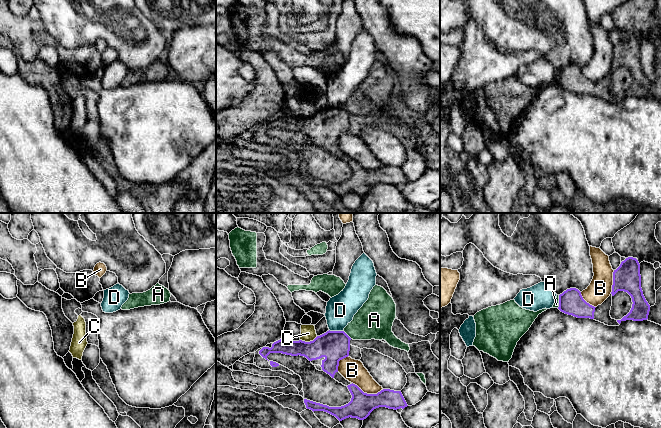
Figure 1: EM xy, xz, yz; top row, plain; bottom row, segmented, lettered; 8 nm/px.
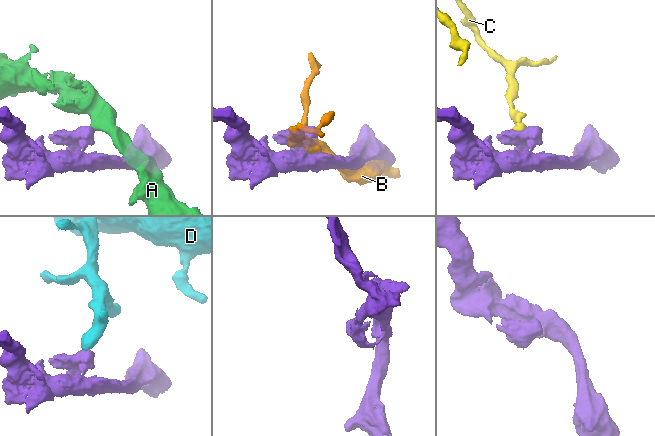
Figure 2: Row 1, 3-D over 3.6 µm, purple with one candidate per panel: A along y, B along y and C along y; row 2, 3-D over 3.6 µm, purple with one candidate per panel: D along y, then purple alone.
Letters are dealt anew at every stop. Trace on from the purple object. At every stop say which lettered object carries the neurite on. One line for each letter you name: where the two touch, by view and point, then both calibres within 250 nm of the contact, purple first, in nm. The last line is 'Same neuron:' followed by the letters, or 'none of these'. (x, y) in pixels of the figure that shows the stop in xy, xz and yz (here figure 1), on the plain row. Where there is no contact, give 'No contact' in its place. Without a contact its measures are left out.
Same neuron: none of these

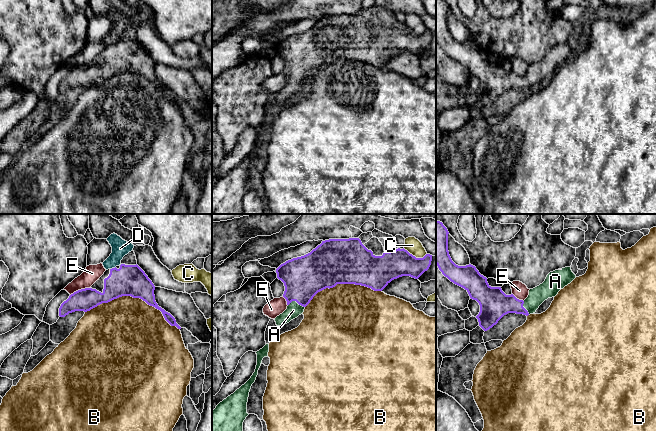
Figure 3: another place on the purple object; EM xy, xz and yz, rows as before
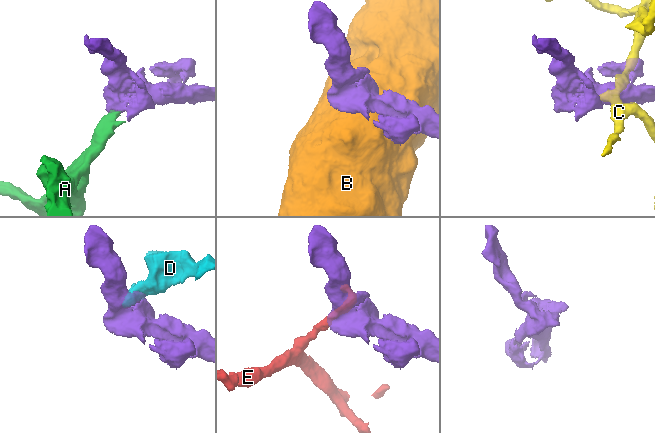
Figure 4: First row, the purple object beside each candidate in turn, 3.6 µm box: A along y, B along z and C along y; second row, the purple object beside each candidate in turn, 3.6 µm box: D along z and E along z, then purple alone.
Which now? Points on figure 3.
A: Touches purple at xz (296, 77). Thickness 340 nm (purple) against 120 nm
Same neuron: A

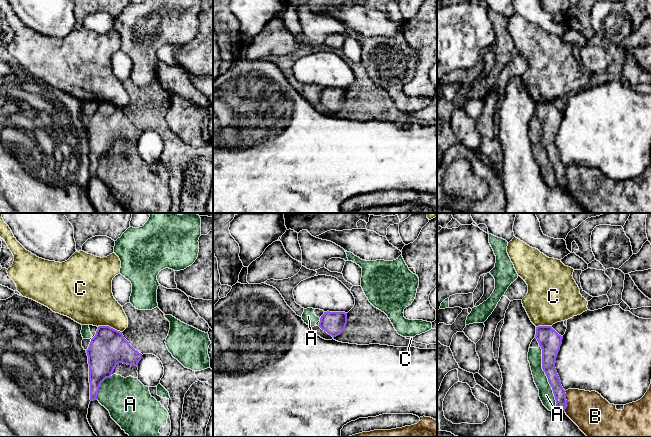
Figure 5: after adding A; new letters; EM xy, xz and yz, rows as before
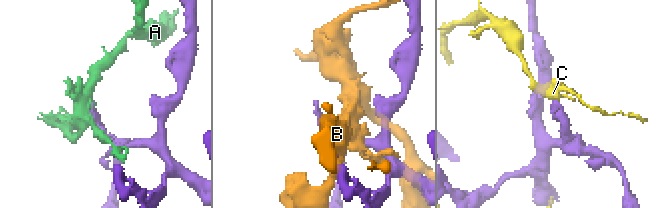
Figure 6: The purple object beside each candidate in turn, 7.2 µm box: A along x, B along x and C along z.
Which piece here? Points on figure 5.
Same neuron: none of these

